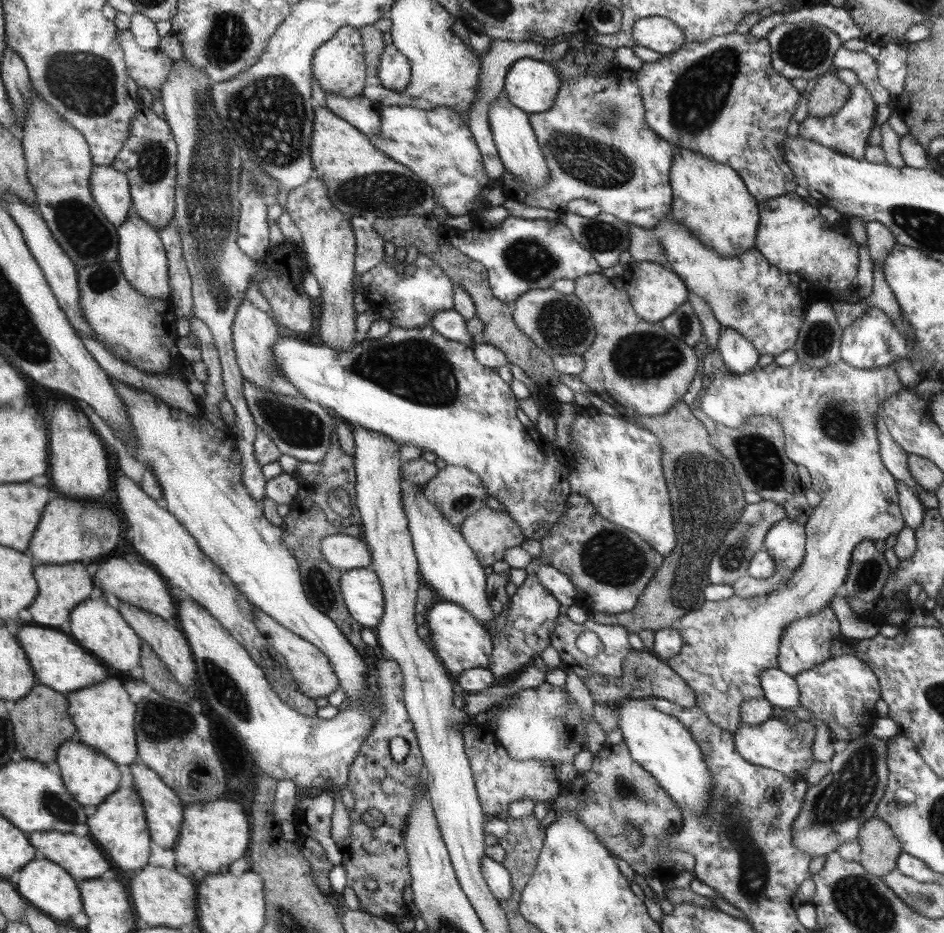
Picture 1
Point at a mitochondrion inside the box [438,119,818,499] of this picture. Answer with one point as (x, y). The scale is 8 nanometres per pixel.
(596, 163)

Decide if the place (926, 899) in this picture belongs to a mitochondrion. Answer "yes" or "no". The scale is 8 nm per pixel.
yes

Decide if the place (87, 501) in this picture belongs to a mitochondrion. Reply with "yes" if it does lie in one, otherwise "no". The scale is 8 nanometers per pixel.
no

